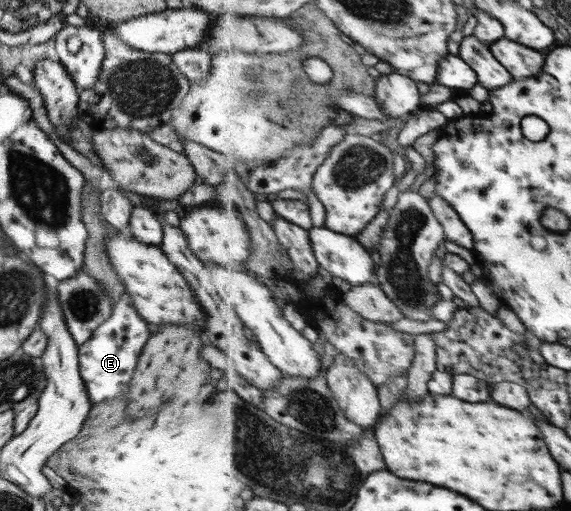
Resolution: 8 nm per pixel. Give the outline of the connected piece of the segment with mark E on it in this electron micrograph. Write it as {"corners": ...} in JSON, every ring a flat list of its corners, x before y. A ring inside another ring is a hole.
{"corners":[[124,290,113,303,107,320,93,330,89,339,77,346,78,373,83,380,90,404,103,403,126,392,141,349,149,336,147,323,137,314,131,297]]}

